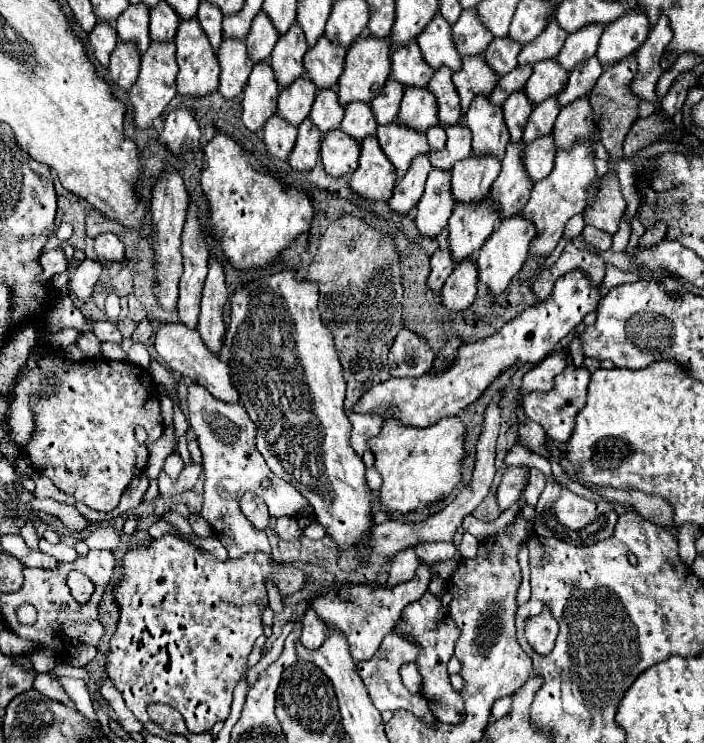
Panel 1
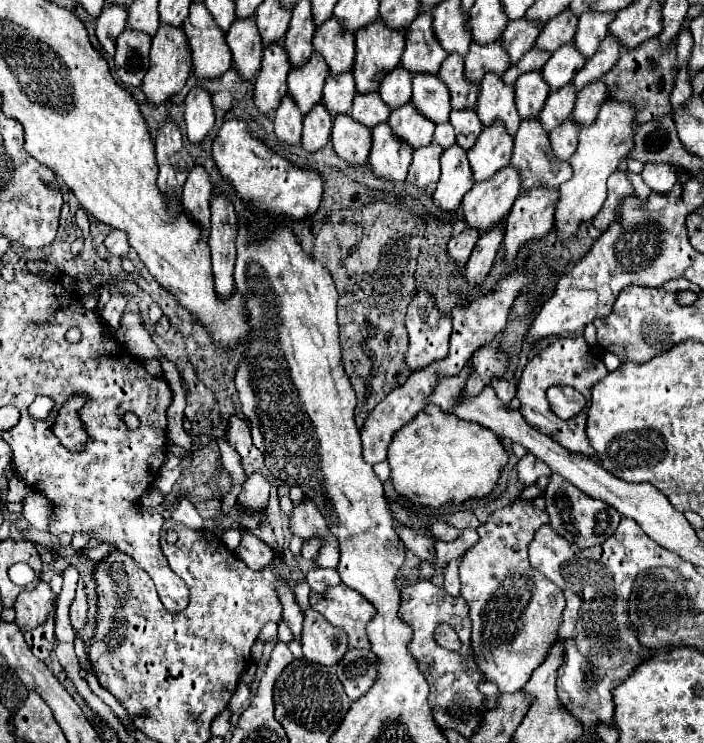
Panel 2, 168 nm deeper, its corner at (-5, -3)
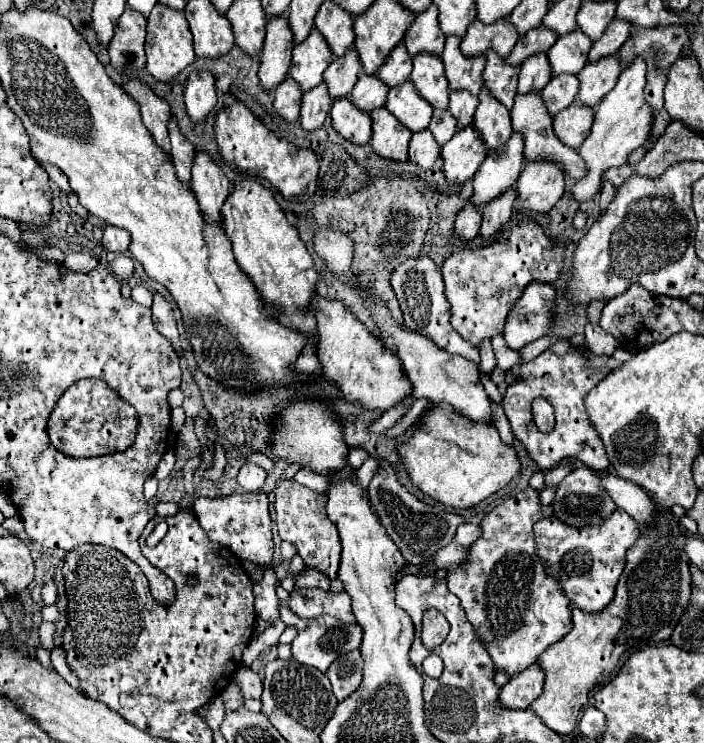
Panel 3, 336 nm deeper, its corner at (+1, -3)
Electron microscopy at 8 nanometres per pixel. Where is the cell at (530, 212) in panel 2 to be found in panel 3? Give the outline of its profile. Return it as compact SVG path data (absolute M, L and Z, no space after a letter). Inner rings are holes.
M527 161L517 181L517 205L547 213L565 193L565 171L553 161Z

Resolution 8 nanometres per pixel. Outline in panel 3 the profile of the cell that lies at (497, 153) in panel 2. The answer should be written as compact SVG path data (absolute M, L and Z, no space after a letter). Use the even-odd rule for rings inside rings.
M485 89L479 93L479 107L475 111L473 125L485 141L487 149L505 145L513 135L511 115L507 107L503 103L497 103L497 99L493 99L493 95L489 95L489 91Z

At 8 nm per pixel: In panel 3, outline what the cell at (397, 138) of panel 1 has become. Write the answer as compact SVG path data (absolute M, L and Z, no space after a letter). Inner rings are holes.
M409 79L399 87L391 87L385 107L413 133L427 129L433 115L433 107L417 93Z

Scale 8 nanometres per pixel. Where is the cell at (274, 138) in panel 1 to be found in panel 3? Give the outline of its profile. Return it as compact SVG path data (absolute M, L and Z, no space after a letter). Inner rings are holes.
M285 77L285 81L281 81L275 91L275 109L277 113L289 121L289 123L295 123L299 119L299 107L301 107L301 97L303 97L303 91L301 87L291 79L291 77Z

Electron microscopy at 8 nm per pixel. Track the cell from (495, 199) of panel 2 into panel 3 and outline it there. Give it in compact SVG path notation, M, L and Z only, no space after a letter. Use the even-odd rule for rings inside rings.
M513 133L505 147L497 147L497 151L489 151L479 171L473 177L475 193L471 203L485 205L505 193L509 187L517 183L519 173L525 167L523 157L523 135Z

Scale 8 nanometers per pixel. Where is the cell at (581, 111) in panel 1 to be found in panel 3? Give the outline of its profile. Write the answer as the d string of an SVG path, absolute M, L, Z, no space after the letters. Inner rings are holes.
M609 55L593 63L587 63L583 71L577 73L581 81L577 101L589 107L595 107L603 99L603 95L607 95L607 91L613 89L621 71L623 67L619 61L619 55Z

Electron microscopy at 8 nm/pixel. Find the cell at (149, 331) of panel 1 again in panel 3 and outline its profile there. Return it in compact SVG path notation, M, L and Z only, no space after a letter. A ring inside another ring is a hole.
M155 293L155 295L153 295L151 311L153 311L155 329L157 329L163 337L167 337L167 339L177 347L177 343L179 343L179 331L177 331L173 307L169 305L169 301L167 301L163 295Z

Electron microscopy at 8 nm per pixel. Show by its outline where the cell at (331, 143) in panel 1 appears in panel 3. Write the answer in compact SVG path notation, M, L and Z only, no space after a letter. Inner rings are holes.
M341 97L333 103L331 119L337 133L341 133L341 137L349 139L351 143L365 145L371 139L371 115L353 107L347 97Z

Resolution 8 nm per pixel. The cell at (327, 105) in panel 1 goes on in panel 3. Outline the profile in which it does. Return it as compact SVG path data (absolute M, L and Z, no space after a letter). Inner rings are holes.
M349 47L349 51L345 51L343 57L333 59L331 67L323 73L323 81L327 83L331 97L333 99L347 97L353 85L357 83L359 71L361 71L361 59L357 59L355 47Z

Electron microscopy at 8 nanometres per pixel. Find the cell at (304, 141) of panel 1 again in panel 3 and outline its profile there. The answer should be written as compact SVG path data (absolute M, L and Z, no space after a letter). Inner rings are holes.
M319 83L317 87L313 87L311 91L307 91L303 95L303 105L301 105L301 125L305 131L315 131L319 129L329 111L331 111L331 95L325 83Z

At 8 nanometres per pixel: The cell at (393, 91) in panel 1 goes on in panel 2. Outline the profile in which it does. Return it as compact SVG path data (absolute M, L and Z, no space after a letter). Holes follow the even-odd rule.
M397 65L395 71L383 79L379 95L389 109L399 109L411 101L411 77L413 75L407 75L407 71Z

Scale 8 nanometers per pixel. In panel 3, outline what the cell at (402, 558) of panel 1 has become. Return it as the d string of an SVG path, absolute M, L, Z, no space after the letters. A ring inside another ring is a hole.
M463 523L457 527L457 535L455 535L455 543L461 545L473 545L477 539L481 537L481 527L473 525L473 523Z

